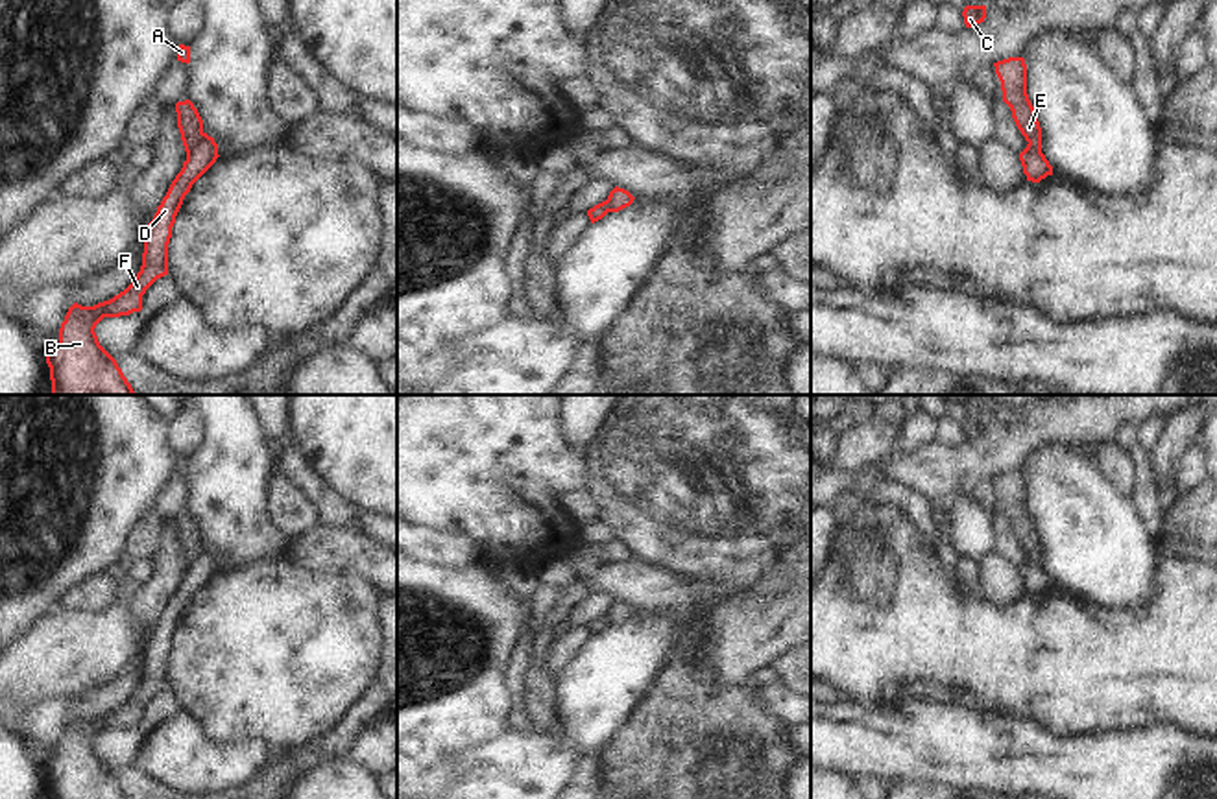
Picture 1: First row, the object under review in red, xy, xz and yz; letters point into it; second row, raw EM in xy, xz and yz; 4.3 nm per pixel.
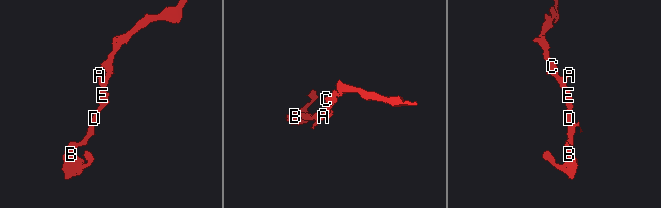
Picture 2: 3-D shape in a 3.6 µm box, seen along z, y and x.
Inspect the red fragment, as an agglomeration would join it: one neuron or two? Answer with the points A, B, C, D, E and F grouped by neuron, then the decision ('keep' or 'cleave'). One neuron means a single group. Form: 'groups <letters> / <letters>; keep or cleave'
groups A C E / B D F; cleave

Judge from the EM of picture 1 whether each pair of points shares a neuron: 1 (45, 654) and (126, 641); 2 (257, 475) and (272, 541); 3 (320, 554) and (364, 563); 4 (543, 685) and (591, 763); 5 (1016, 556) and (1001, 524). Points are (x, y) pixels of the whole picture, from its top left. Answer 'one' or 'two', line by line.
1: one
2: one
3: one
4: one
5: one

